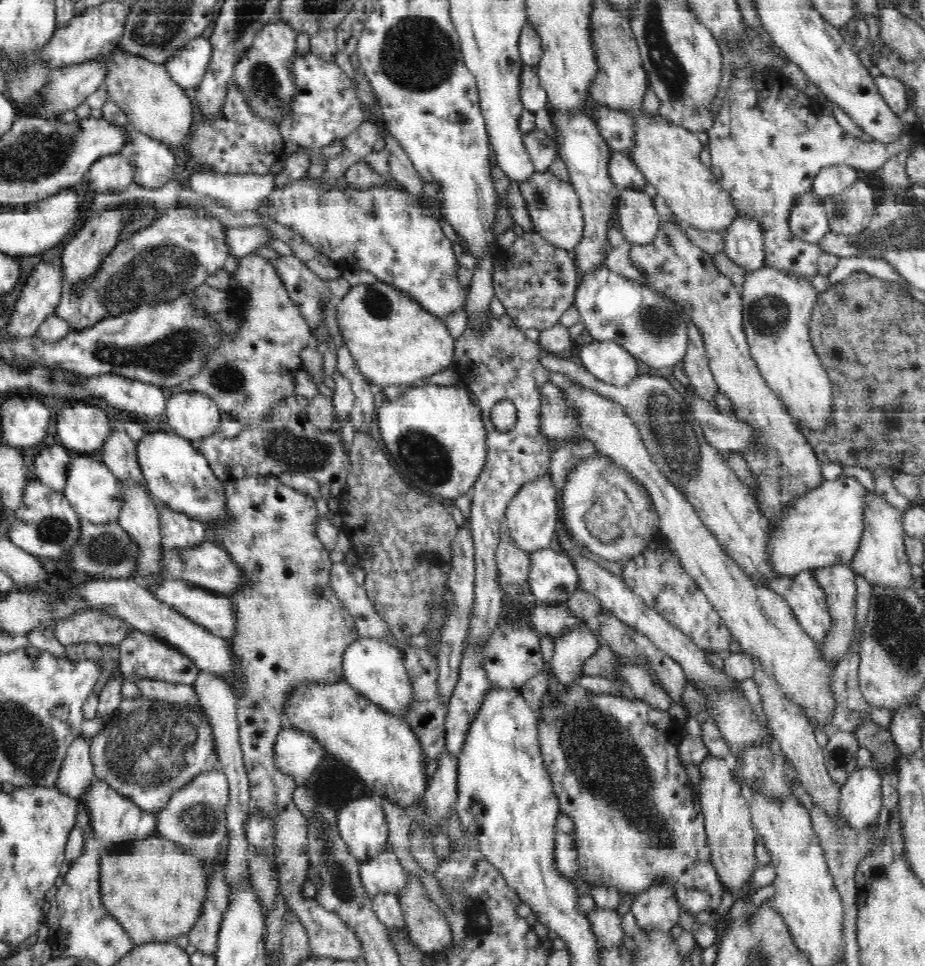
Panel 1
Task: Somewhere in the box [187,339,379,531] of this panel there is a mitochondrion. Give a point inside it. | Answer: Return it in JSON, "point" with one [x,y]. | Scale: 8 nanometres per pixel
{"point":[285,447]}

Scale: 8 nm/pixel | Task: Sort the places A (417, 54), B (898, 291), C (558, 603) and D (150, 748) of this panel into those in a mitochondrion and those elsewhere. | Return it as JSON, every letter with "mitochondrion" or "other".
{"A":"mitochondrion","B":"other","C":"other","D":"mitochondrion"}

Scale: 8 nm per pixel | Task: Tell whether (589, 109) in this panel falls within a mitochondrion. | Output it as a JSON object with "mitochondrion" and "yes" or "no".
{"mitochondrion":"no"}

